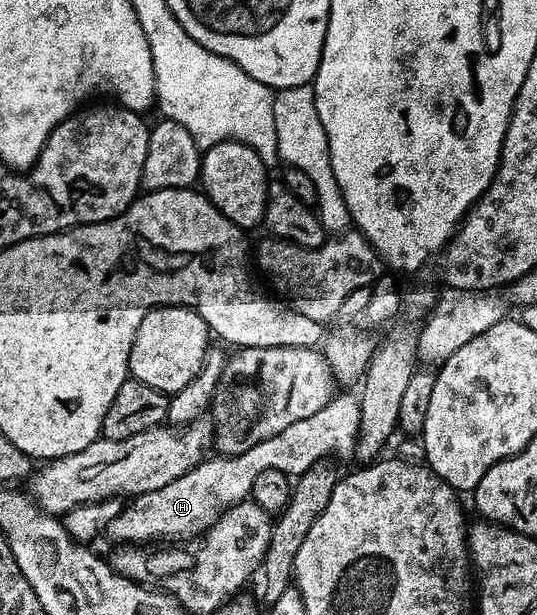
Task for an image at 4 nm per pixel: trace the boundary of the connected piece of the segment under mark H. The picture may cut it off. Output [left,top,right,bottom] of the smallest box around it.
[106,393,362,544]

